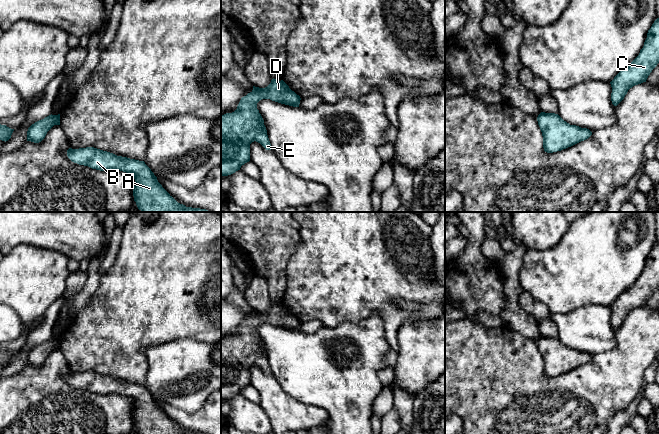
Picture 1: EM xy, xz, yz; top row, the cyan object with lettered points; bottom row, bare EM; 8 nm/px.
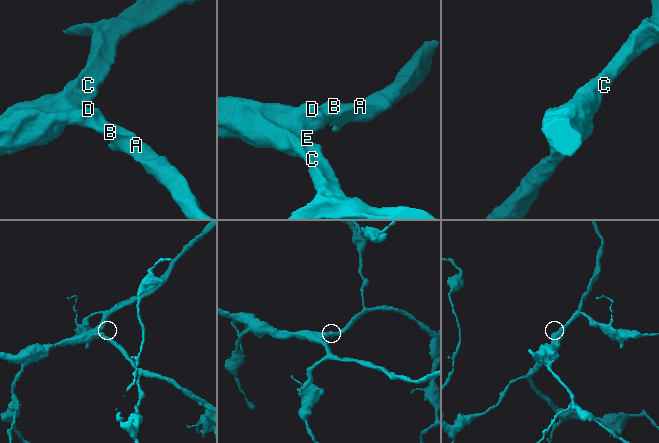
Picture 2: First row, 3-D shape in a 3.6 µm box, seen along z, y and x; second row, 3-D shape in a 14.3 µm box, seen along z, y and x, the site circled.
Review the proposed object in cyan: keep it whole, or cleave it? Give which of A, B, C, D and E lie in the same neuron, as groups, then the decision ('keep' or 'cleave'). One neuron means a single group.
A B C D E | keep

